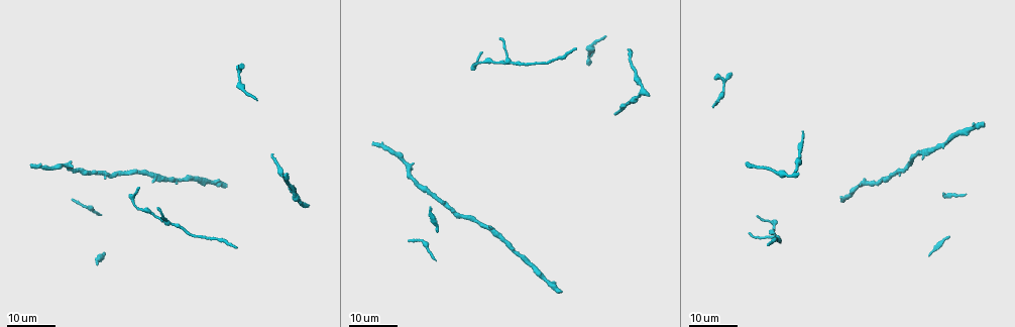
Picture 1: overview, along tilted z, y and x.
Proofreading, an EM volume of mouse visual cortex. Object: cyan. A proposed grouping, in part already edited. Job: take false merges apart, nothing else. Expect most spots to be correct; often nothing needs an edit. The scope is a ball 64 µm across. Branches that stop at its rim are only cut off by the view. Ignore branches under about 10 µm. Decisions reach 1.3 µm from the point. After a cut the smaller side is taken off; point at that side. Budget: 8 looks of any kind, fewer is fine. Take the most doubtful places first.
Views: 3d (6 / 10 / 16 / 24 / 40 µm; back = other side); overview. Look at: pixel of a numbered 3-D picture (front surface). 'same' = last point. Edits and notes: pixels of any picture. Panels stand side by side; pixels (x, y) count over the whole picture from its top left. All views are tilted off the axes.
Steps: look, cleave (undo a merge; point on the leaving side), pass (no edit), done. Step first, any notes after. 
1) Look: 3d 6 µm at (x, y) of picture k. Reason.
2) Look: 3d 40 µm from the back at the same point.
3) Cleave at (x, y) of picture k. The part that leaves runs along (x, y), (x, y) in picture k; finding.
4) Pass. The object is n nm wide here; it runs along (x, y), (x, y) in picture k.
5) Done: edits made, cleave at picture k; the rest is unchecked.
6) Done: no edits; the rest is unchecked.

Look: 3d 16 µm at (447, 207) of picture 1.

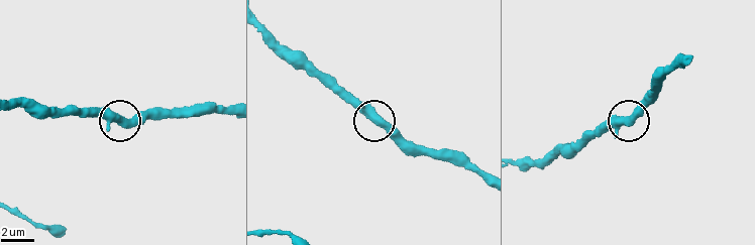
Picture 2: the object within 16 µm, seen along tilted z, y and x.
Look: 3d 6 µm at (379, 121) of picture 2. Closer look.

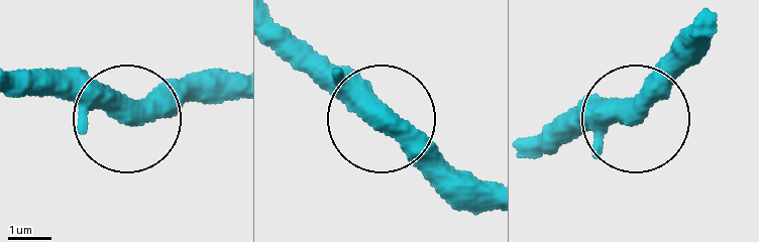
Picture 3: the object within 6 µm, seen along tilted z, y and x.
Pass. The object is 440 nm wide here; it runs along (482, 206), (450, 195), (278, 20) in picture 3; all the same cell.

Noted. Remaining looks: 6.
Look: 3d 16 µm at (928, 153) of picture 1.

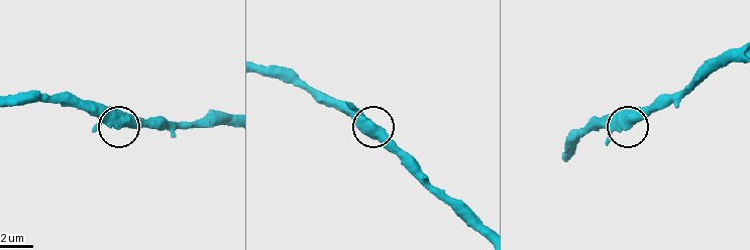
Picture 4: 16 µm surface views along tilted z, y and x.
Look: 3d 10 µm at (626, 122) of picture 4.

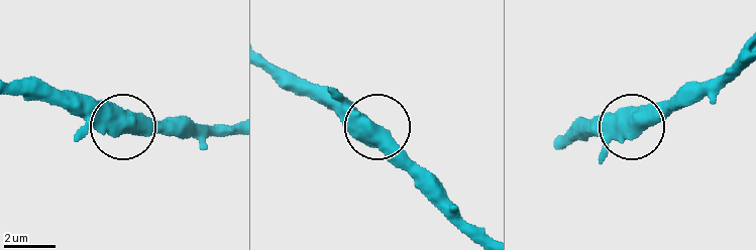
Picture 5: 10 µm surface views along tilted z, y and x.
Pass. The side arm is 85 µm long; continuous, no second cell.

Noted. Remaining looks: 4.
Look: 3d 16 µm at (171, 225) of picture 1. Thin neck.

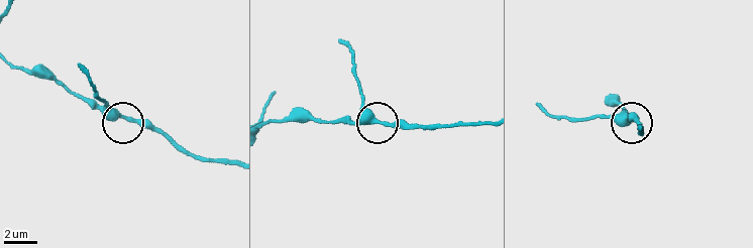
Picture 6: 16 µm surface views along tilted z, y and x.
Look: 3d 6 µm at (382, 123) of picture 6.

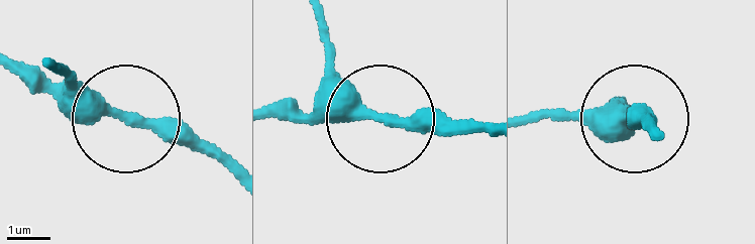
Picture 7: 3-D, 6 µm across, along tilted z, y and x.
Pass. The object is 290 nm wide here; all the same cell.

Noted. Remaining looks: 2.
Look: 3d 16 µm at (132, 201) of picture 1. Thick turns thin.

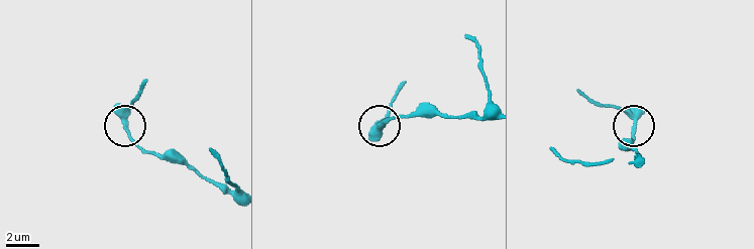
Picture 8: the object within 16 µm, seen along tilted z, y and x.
Look: 3d 6 µm at (125, 130) of picture 8. Closer look.

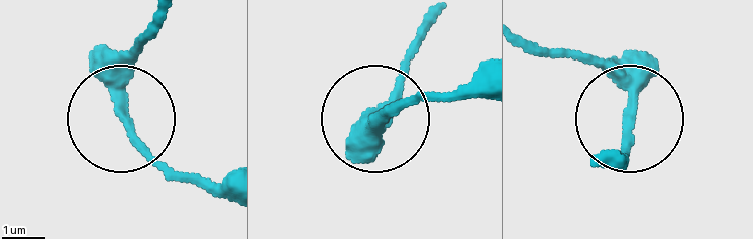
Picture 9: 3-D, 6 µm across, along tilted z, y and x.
Pass. Continuous, no second cell.

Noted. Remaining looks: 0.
Done: no edits; the rest is unchecked.

